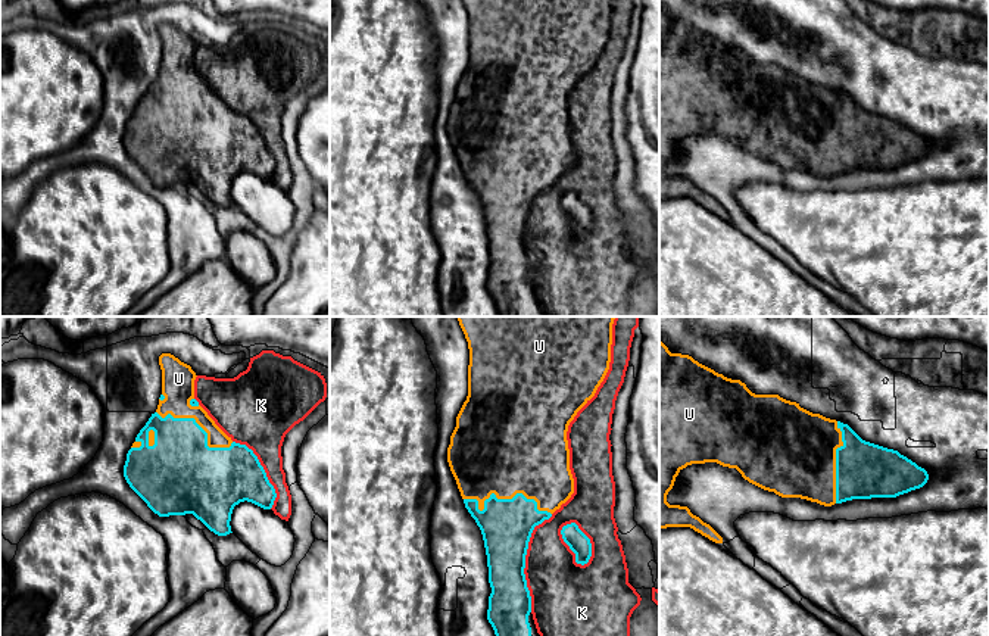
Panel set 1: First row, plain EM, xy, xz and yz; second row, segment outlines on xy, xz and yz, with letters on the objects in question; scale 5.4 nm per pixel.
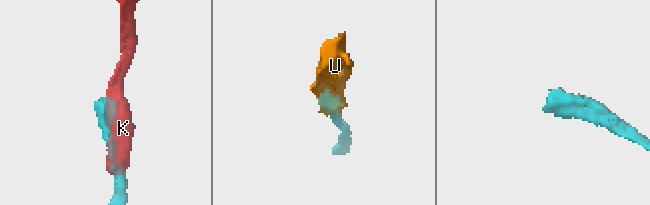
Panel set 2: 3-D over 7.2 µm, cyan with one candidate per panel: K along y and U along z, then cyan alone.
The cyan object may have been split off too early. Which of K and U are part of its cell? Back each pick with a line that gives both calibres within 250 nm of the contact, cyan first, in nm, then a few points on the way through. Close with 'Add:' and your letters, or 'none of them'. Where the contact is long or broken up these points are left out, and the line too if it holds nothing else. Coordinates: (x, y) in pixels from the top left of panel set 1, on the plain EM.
U: calibres 280 and 460 nm
Add: U

